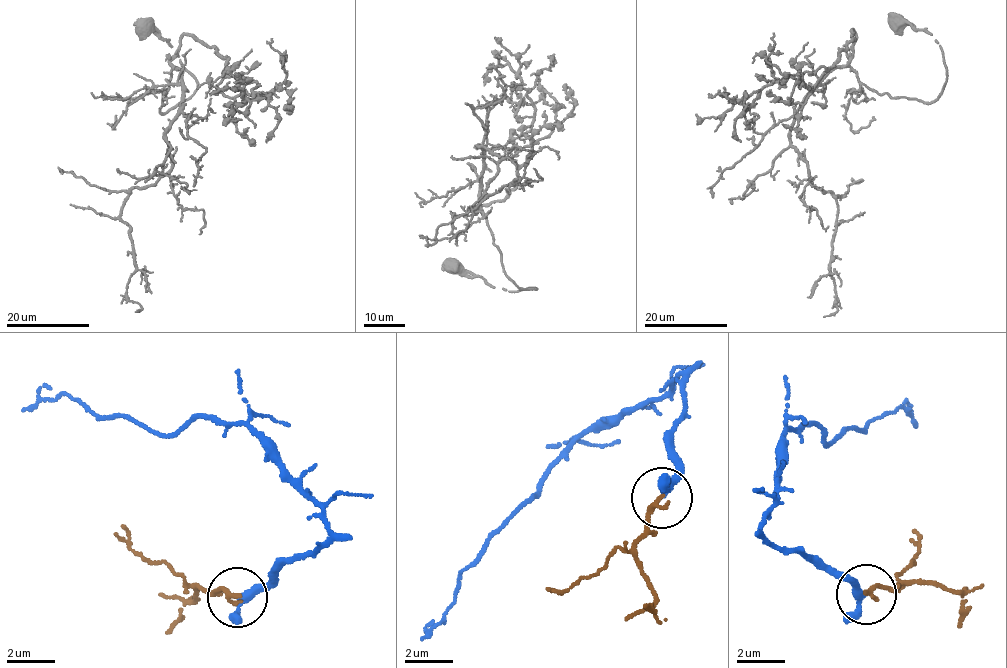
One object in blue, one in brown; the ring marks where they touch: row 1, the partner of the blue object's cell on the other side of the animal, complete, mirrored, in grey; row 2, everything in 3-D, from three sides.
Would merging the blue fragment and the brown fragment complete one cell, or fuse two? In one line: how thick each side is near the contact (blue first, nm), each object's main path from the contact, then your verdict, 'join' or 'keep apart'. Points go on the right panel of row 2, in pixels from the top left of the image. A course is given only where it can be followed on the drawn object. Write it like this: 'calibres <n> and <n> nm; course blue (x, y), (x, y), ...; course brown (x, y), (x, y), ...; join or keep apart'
calibres 280 and 220 nm; course blue (865, 595), (759, 530), (781, 475), (776, 452), (807, 424), (842, 439), (901, 406), (917, 429); course brown (865, 595), (900, 582), (958, 588), (959, 628); join

